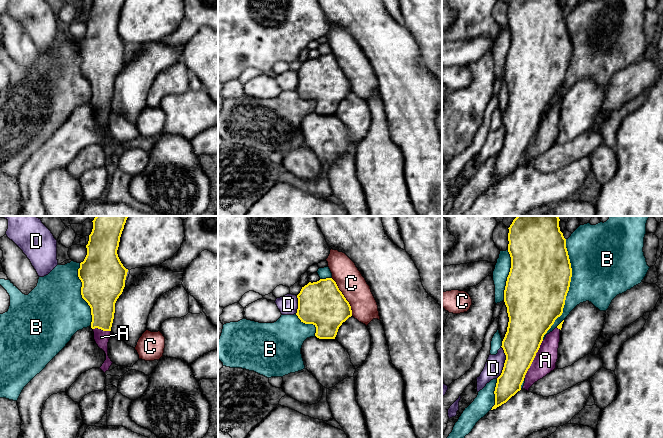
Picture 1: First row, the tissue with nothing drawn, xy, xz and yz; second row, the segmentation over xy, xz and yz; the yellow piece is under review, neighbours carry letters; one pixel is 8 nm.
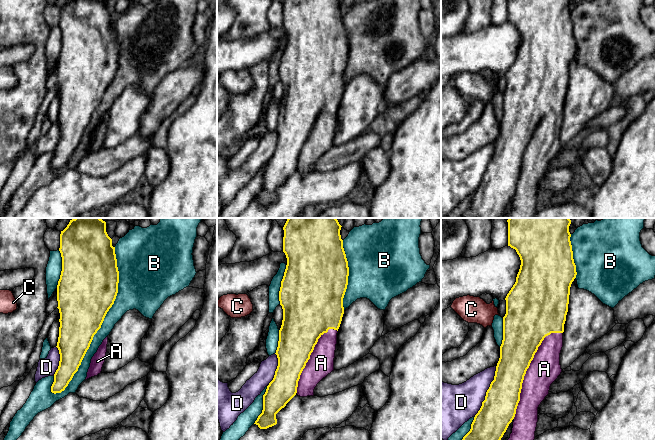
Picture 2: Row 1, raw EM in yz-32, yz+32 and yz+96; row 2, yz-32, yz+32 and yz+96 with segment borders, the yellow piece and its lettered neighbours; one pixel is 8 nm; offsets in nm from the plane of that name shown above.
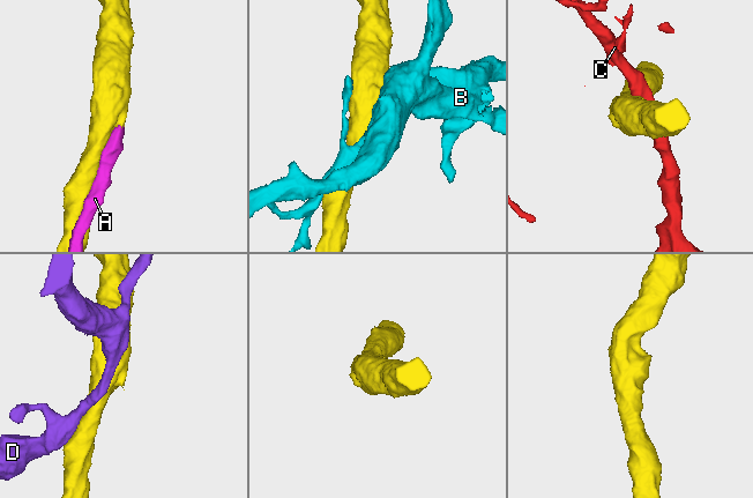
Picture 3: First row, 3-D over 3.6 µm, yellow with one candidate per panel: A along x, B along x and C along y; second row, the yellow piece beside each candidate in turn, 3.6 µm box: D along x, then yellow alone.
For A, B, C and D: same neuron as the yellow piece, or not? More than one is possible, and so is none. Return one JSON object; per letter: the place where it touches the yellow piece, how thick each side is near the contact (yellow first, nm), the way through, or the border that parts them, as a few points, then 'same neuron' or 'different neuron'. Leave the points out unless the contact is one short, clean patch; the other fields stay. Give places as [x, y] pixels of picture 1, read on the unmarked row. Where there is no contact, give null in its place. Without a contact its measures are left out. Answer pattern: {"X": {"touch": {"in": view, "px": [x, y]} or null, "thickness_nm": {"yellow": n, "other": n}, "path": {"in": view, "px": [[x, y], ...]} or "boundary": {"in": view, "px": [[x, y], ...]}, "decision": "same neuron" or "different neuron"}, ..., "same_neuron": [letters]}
{"A": {"touch": {"in": "yz", "px": [533, 135]}, "thickness_nm": {"yellow": 300, "other": 180}, "decision": "same neuron"}, "B": {"touch": {"in": "yz", "px": [568, 65]}, "thickness_nm": {"yellow": 500, "other": 400}, "decision": "different neuron"}, "C": {"touch": {"in": "xz", "px": [344, 73]}, "thickness_nm": {"yellow": 360, "other": 220}, "decision": "different neuron"}, "D": {"touch": {"in": "yz", "px": [505, 138]}, "thickness_nm": {"yellow": 300, "other": 150}, "decision": "different neuron"}, "same_neuron": ["A"]}

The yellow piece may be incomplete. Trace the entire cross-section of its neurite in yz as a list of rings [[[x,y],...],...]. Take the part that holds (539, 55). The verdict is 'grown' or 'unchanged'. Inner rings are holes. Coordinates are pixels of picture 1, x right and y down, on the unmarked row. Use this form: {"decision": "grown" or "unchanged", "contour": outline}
{"decision": "grown", "contour": [[[511,0],[508,9],[508,28],[511,44],[504,66],[504,78],[509,93],[507,108],[502,117],[506,136],[495,163],[495,181],[491,186],[506,179],[522,164],[529,164],[556,144],[560,106],[564,96],[549,110],[547,107],[563,89],[565,76],[569,67],[572,44],[566,24],[566,15],[560,7],[559,0]]]}

